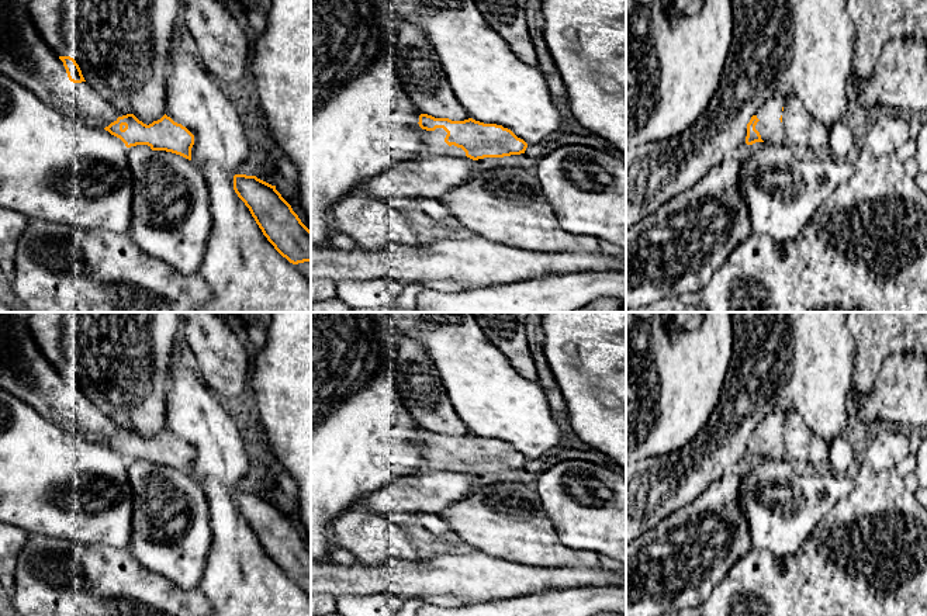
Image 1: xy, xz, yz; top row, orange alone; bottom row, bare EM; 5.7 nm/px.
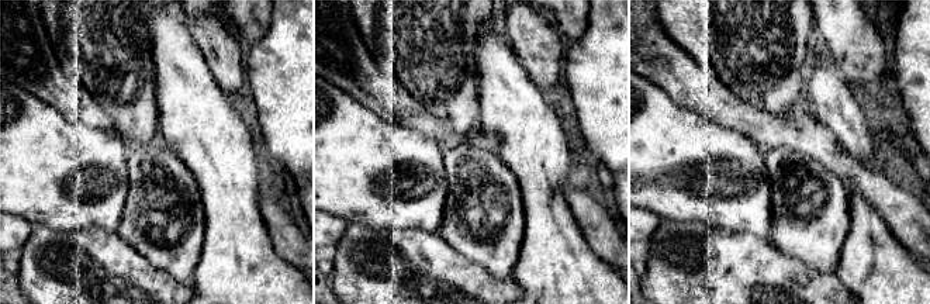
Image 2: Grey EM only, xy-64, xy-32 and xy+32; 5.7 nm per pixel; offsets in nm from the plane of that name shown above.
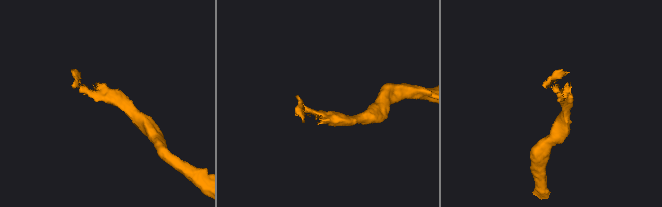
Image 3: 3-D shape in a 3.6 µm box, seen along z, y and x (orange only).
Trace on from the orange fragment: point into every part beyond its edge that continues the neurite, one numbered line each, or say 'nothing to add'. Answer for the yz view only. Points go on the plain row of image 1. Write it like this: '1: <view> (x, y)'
1: yz (770, 442)

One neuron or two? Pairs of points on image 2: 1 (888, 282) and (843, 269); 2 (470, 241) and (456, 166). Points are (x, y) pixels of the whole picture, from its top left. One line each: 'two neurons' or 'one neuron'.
1: one neuron
2: one neuron

